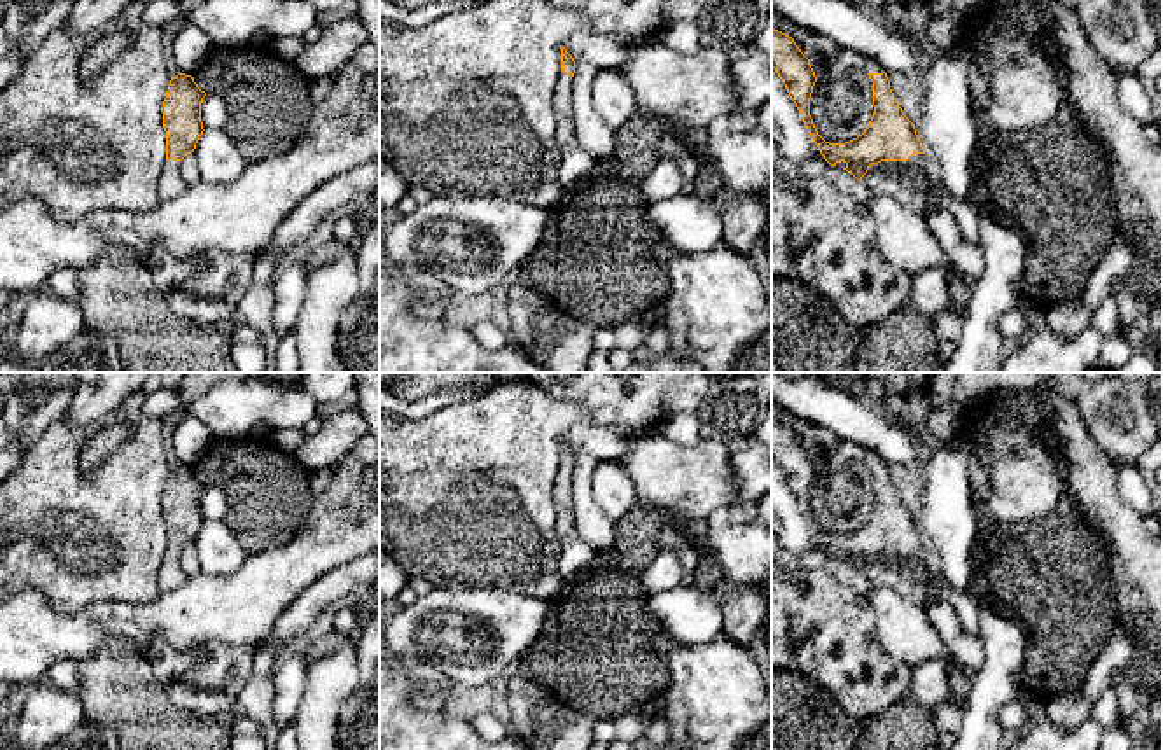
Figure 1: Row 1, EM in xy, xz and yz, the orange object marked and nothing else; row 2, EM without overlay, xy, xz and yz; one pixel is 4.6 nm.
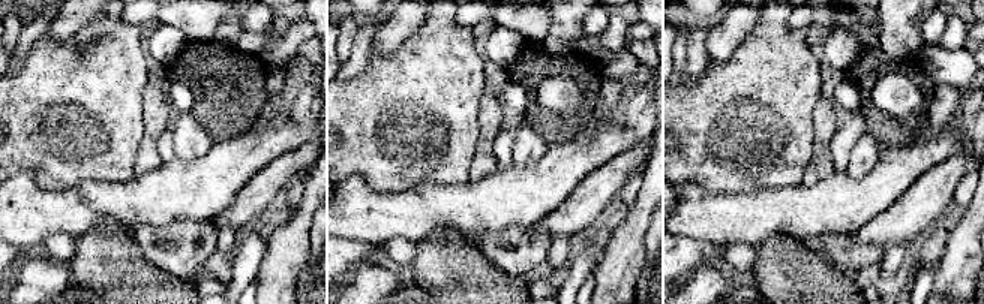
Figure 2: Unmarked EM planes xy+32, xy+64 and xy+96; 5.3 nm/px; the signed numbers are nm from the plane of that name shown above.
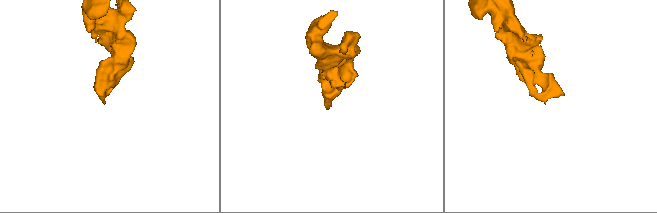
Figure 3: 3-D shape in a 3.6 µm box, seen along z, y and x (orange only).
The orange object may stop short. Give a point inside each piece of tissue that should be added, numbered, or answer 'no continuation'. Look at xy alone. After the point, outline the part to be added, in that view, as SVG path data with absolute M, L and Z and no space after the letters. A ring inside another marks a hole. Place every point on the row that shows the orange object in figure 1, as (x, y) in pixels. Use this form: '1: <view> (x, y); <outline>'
1: xy (172, 184); M166 159L159 177L159 199L168 201L180 196L187 189L180 175L180 161Z

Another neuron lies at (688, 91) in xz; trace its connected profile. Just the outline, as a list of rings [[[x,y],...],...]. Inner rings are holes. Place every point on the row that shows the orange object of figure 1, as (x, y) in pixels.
[[[658,42],[612,70],[631,86],[640,114],[663,119],[689,136],[703,135],[715,117],[735,112],[738,98],[729,65],[731,58],[715,47],[680,54]]]

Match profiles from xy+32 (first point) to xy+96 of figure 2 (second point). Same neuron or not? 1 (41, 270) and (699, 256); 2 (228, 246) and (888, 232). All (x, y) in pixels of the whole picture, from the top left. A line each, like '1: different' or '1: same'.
1: different
2: different

